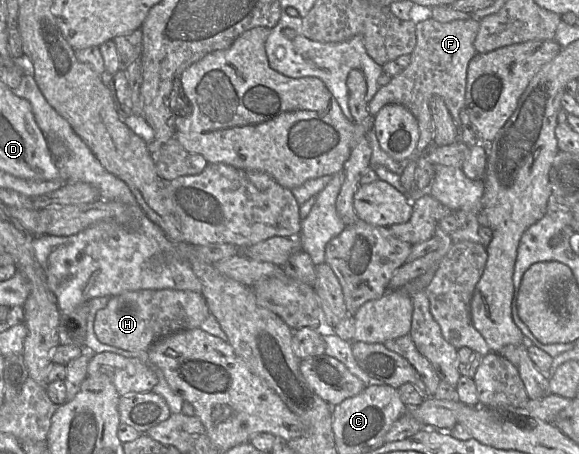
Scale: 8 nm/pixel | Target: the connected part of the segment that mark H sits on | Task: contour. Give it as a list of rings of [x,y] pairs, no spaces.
[[[176,289],[127,291],[110,297],[107,305],[96,313],[94,332],[98,340],[103,344],[126,351],[147,351],[152,344],[170,334],[199,328],[200,324],[209,315],[206,300],[198,292]]]

